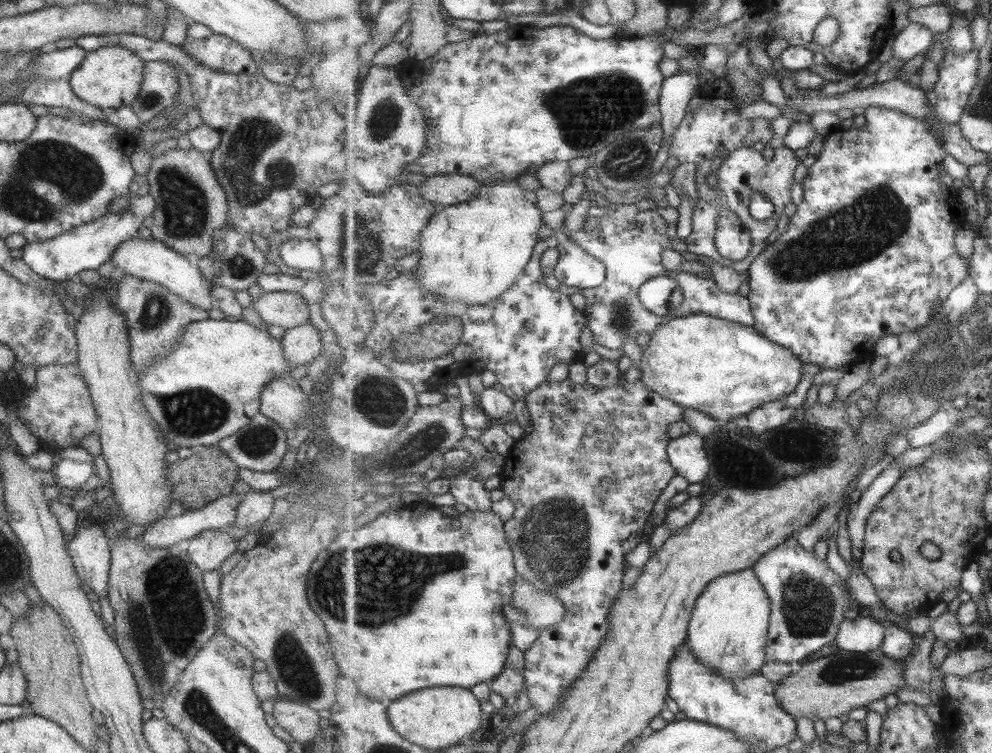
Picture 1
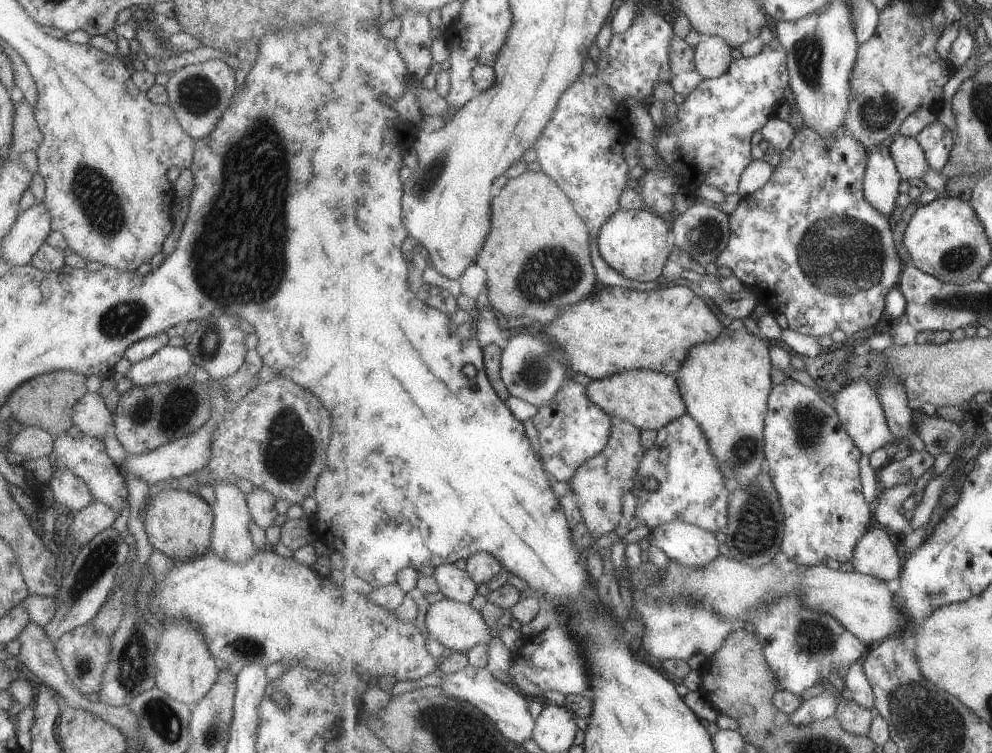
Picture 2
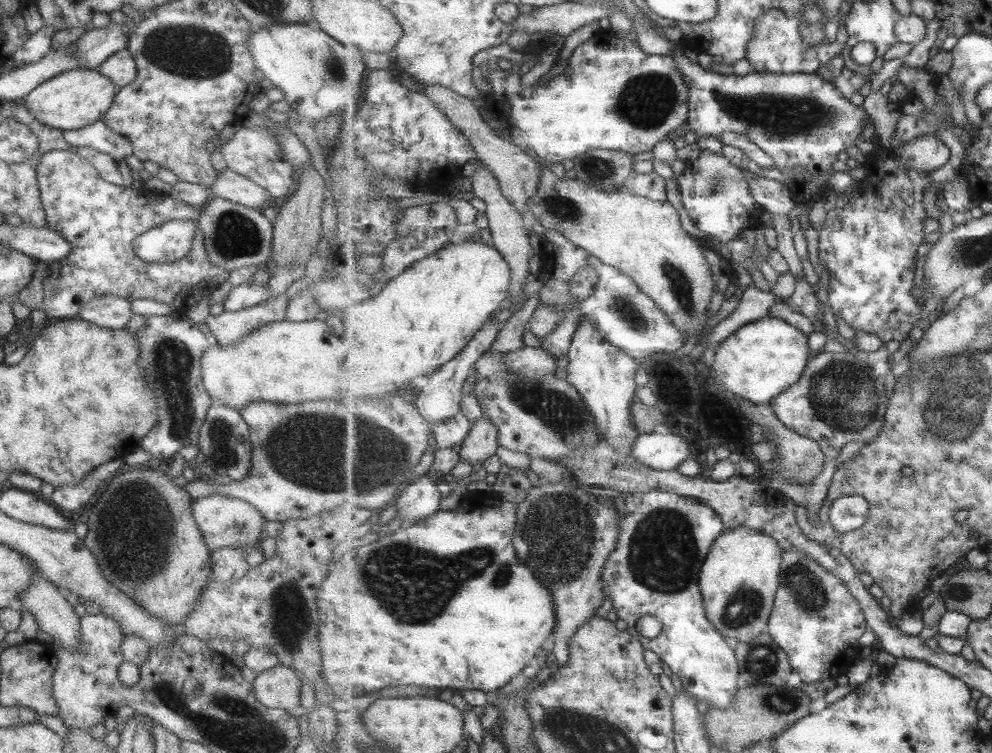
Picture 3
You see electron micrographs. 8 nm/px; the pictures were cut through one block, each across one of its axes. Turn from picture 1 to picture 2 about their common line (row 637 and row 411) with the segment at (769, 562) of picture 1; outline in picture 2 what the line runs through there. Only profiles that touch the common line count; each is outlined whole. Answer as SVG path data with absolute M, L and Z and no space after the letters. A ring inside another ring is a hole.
M788 377L788 380L780 386L775 386L773 394L770 398L770 412L766 422L766 440L767 440L767 468L776 482L776 488L780 492L782 504L784 504L784 512L786 512L786 532L784 532L783 552L789 557L789 564L798 565L822 565L827 560L838 560L838 562L850 562L854 560L858 545L862 538L868 534L870 522L872 522L872 511L875 512L875 503L868 503L864 496L864 480L862 480L862 458L864 452L858 448L854 437L846 430L846 425L842 422L838 409L826 395L820 395L817 389L810 388Z

